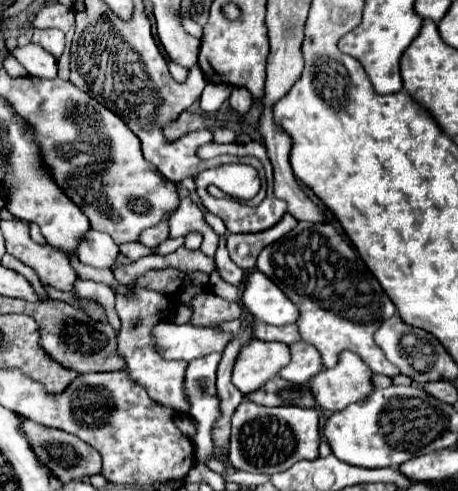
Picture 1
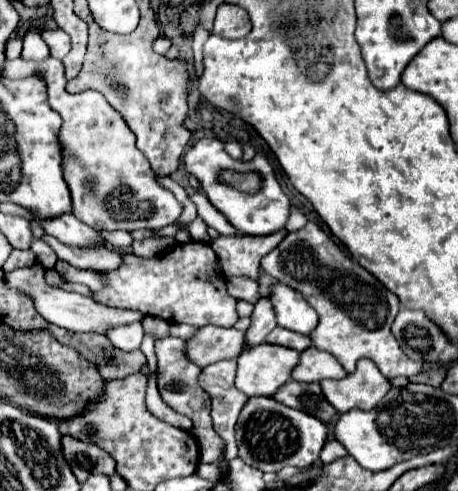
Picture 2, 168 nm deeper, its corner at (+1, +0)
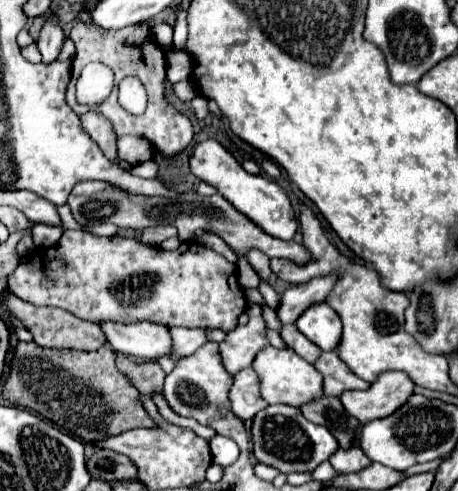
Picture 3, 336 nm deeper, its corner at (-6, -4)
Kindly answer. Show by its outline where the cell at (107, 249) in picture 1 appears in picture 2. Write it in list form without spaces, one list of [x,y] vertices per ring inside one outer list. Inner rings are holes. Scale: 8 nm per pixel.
[[[35,215],[33,219],[43,227],[45,233],[57,237],[65,245],[85,247],[85,245],[103,243],[103,237],[95,229],[91,229],[85,223],[81,223],[73,215],[59,215],[57,219],[41,219],[39,215]]]

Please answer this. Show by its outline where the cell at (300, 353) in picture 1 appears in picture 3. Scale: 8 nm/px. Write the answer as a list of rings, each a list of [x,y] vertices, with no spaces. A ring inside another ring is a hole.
[[[334,351],[322,353],[318,357],[318,361],[314,363],[314,367],[322,373],[324,377],[324,395],[340,395],[346,389],[366,389],[370,383],[362,381],[360,377],[356,377]]]

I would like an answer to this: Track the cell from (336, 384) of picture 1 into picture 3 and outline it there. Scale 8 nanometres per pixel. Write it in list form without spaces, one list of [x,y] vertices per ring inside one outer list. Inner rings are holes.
[[[402,371],[380,373],[368,389],[344,391],[340,395],[340,401],[352,417],[356,417],[360,423],[368,423],[396,411],[404,399],[408,399],[412,387],[414,383]]]

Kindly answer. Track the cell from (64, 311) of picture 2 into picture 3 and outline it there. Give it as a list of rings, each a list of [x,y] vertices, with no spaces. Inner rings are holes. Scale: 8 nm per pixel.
[[[102,321],[100,327],[106,341],[112,345],[116,353],[142,359],[156,359],[172,351],[170,335],[164,325],[150,321],[136,321],[136,323]]]

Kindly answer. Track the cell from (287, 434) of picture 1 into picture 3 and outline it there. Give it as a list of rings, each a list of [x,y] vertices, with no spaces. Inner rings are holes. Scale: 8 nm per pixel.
[[[268,405],[262,409],[252,421],[252,443],[256,461],[274,467],[280,473],[312,471],[338,449],[338,441],[326,427],[310,423],[302,417],[300,409],[292,405]]]

